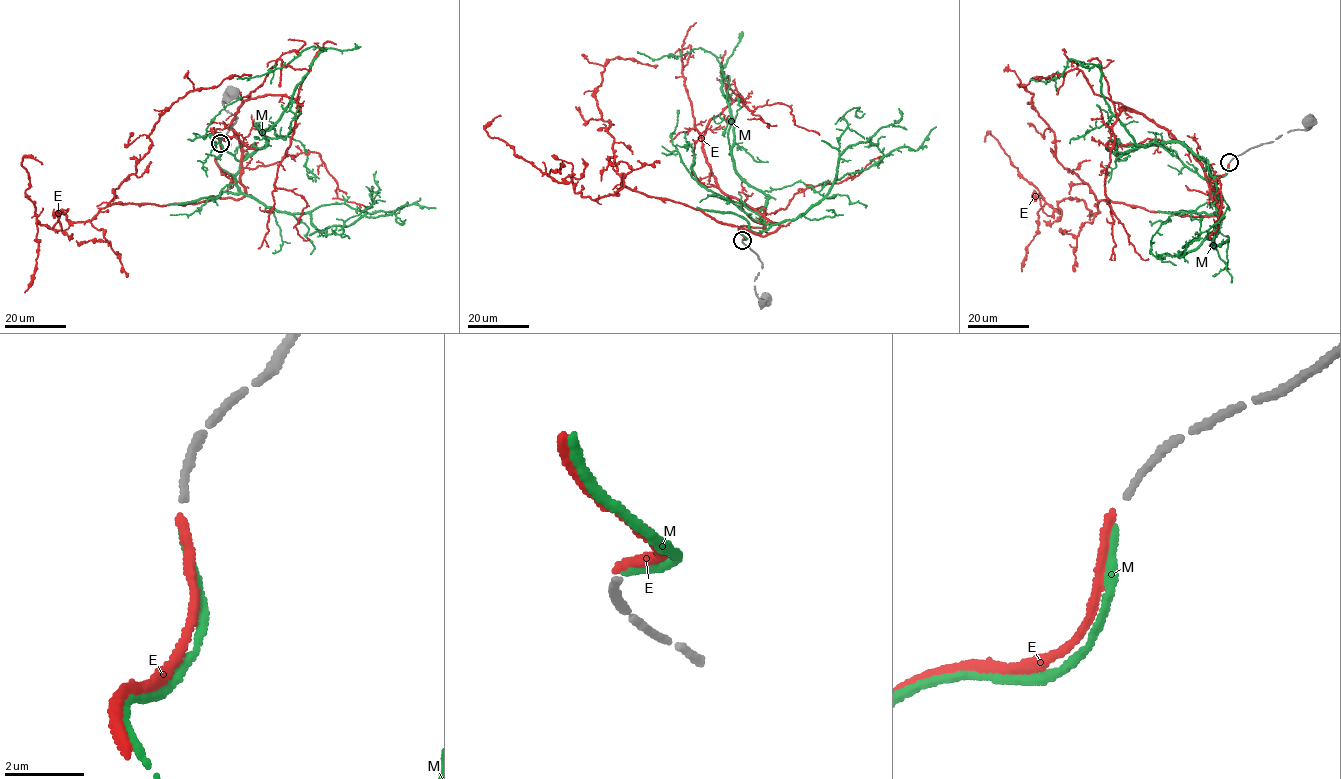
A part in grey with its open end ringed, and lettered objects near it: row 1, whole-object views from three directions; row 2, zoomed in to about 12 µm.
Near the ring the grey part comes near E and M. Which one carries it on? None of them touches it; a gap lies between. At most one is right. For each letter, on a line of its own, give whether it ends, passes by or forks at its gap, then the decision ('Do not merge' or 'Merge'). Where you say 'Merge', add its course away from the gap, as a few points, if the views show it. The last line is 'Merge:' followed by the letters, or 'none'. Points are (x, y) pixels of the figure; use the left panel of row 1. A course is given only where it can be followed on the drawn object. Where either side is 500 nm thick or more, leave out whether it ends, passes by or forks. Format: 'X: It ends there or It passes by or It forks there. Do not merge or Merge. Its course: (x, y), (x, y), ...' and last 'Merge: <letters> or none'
E: It ends there. Do not merge
M: It ends there. Merge. Its course: (220, 145), (216, 163), (234, 177), (265, 145), (255, 126), (269, 130), (323, 49), (237, 78)
Merge: M

